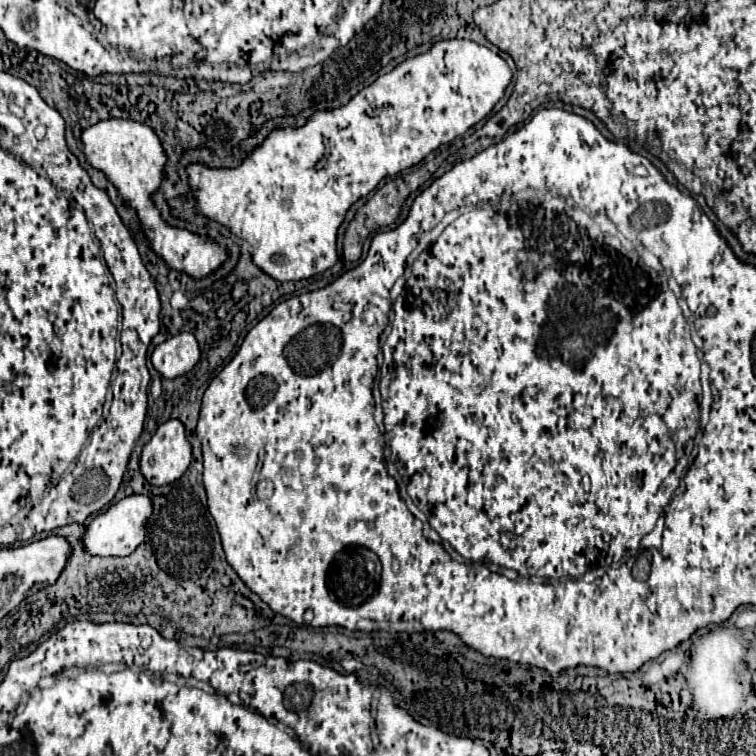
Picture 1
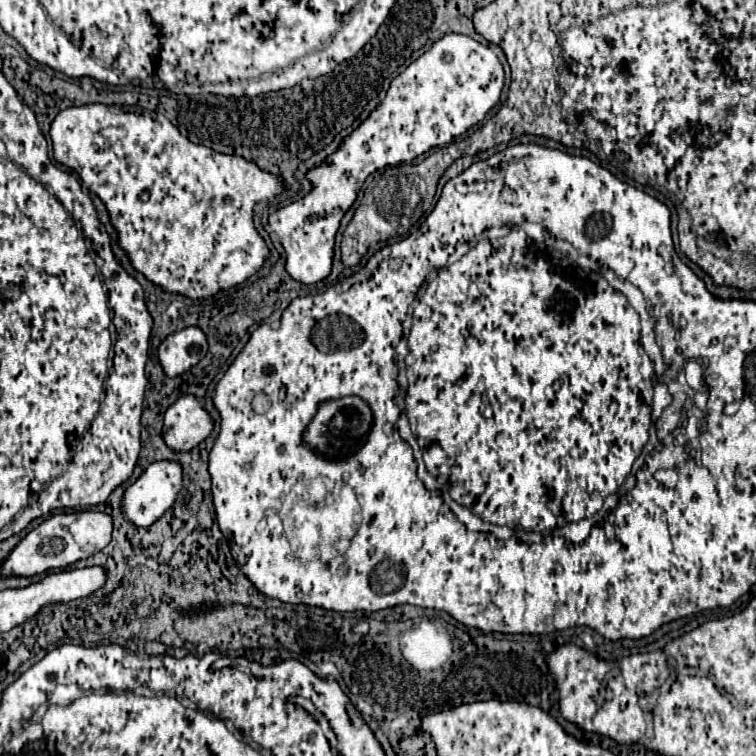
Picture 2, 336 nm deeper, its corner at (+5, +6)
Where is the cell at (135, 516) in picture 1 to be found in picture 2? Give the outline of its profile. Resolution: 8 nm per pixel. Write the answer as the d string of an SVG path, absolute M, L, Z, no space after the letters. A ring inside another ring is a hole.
M161 460L161 462L153 462L123 494L121 500L121 512L123 516L137 528L149 528L151 524L155 524L165 510L169 510L177 498L177 492L181 490L183 484L183 474L181 474L181 466Z

